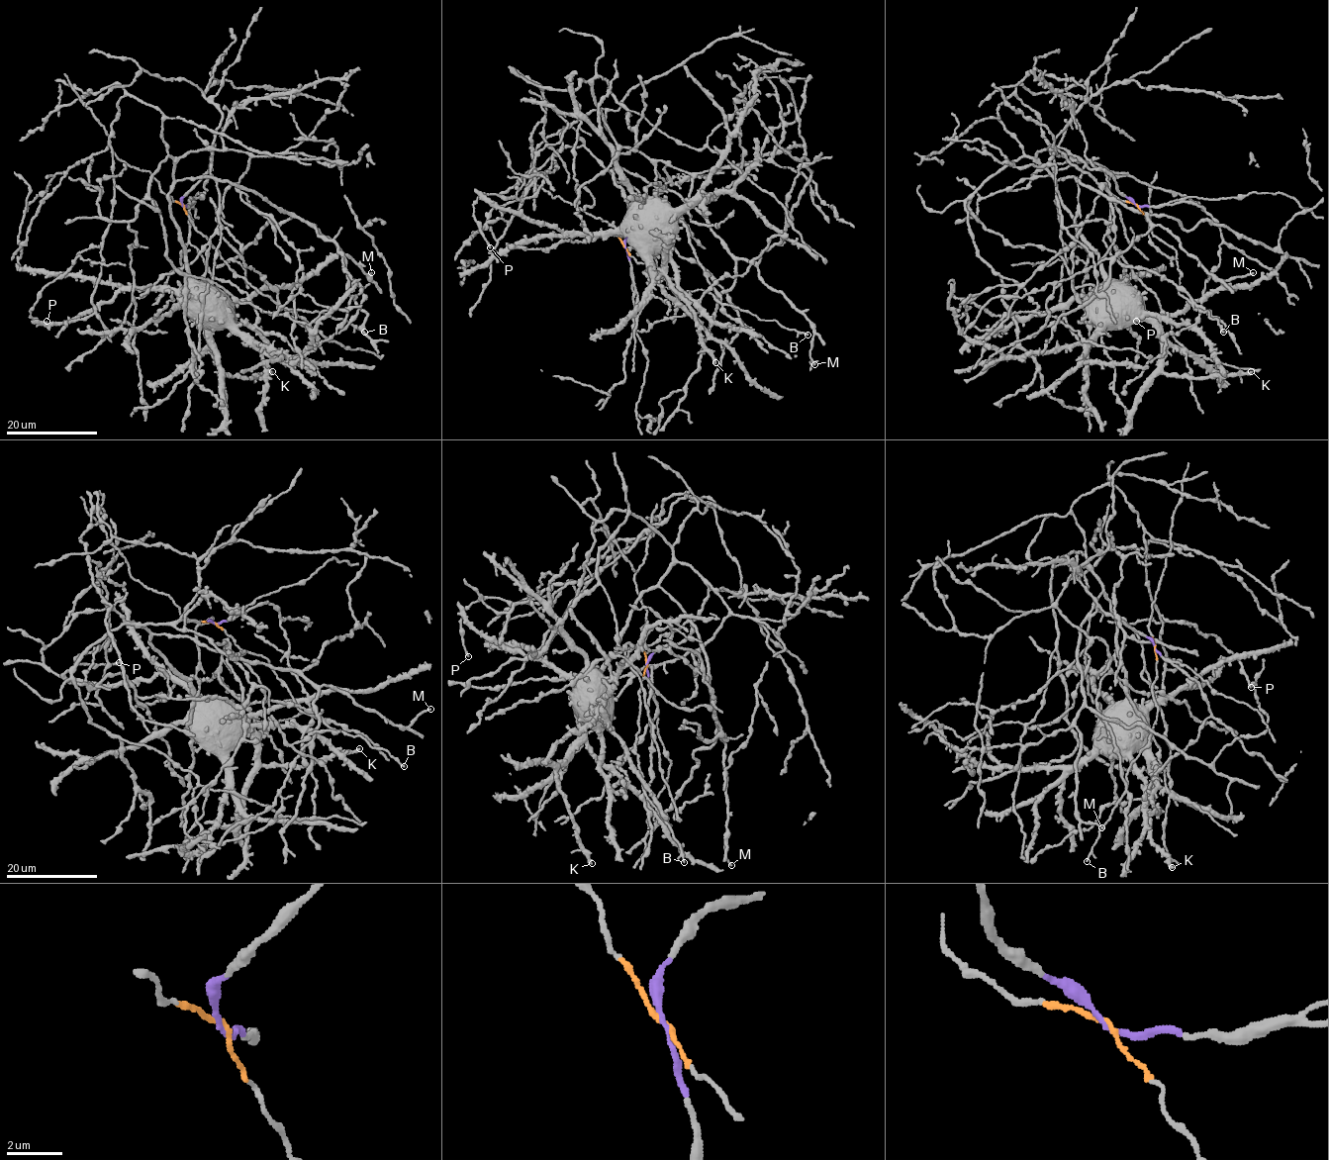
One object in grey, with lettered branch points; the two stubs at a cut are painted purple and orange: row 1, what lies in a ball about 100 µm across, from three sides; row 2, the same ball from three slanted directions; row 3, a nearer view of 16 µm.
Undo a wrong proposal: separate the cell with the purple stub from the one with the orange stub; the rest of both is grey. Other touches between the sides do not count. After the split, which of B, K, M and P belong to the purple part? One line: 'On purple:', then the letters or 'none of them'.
On purple: K, M, P

